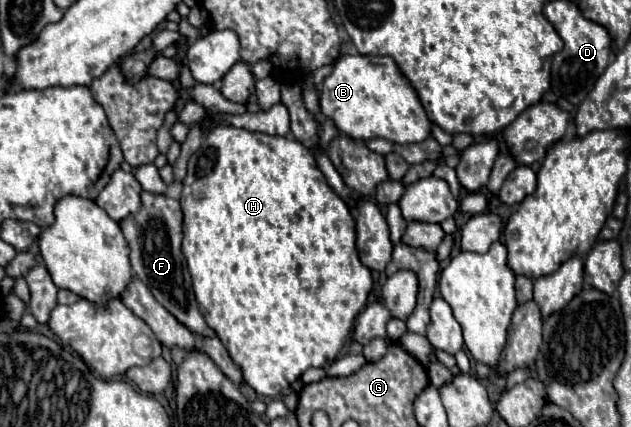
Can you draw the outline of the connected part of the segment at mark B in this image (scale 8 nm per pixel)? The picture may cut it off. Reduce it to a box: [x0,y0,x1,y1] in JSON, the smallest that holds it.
[321,55,431,145]

